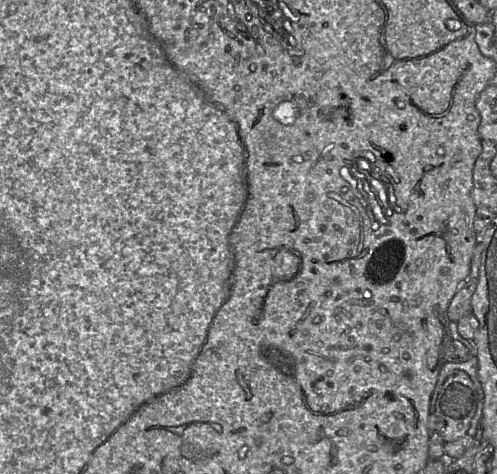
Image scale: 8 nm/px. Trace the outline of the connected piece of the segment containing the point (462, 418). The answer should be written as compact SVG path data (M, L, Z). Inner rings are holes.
M461 370L452 372L441 382L434 414L443 422L441 436L445 443L456 441L467 435L477 410L477 392L469 375Z

